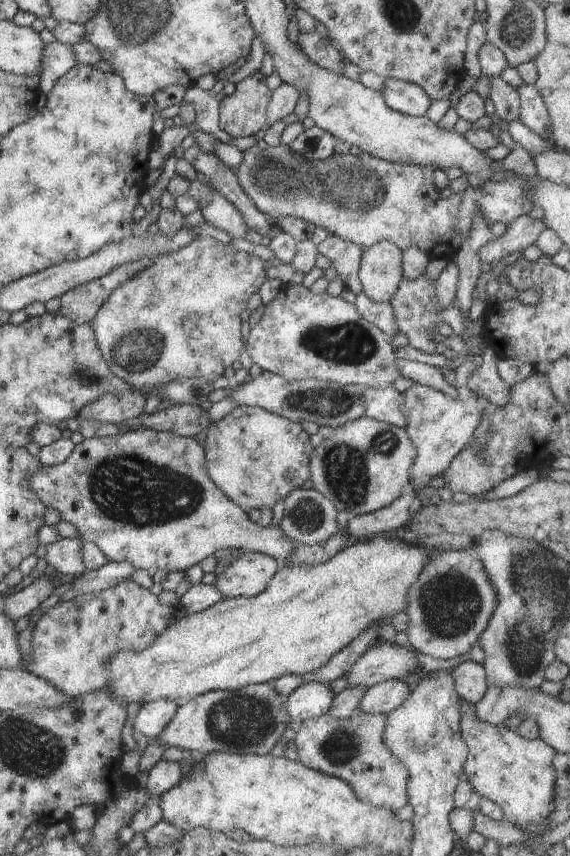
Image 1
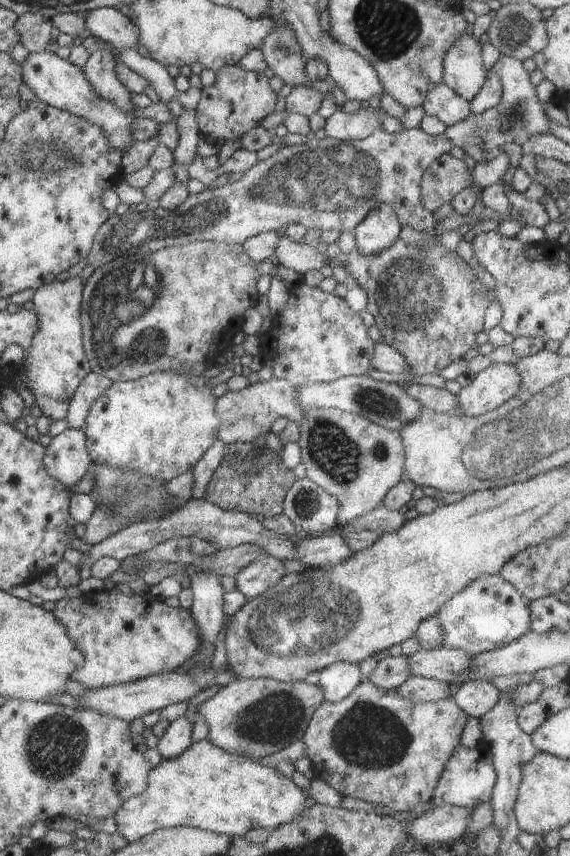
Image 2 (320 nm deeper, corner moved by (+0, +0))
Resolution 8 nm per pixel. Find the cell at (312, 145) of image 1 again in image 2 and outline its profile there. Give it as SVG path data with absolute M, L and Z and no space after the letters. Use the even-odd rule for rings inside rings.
M362 107L352 113L339 108L327 118L324 129L331 139L350 142L365 139L378 127L382 128L381 124L380 114L372 107Z

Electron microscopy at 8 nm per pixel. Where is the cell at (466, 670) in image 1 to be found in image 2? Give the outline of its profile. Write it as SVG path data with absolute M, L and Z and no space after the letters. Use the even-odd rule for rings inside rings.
M486 679L466 681L454 691L453 699L468 717L482 719L499 701L500 691Z

